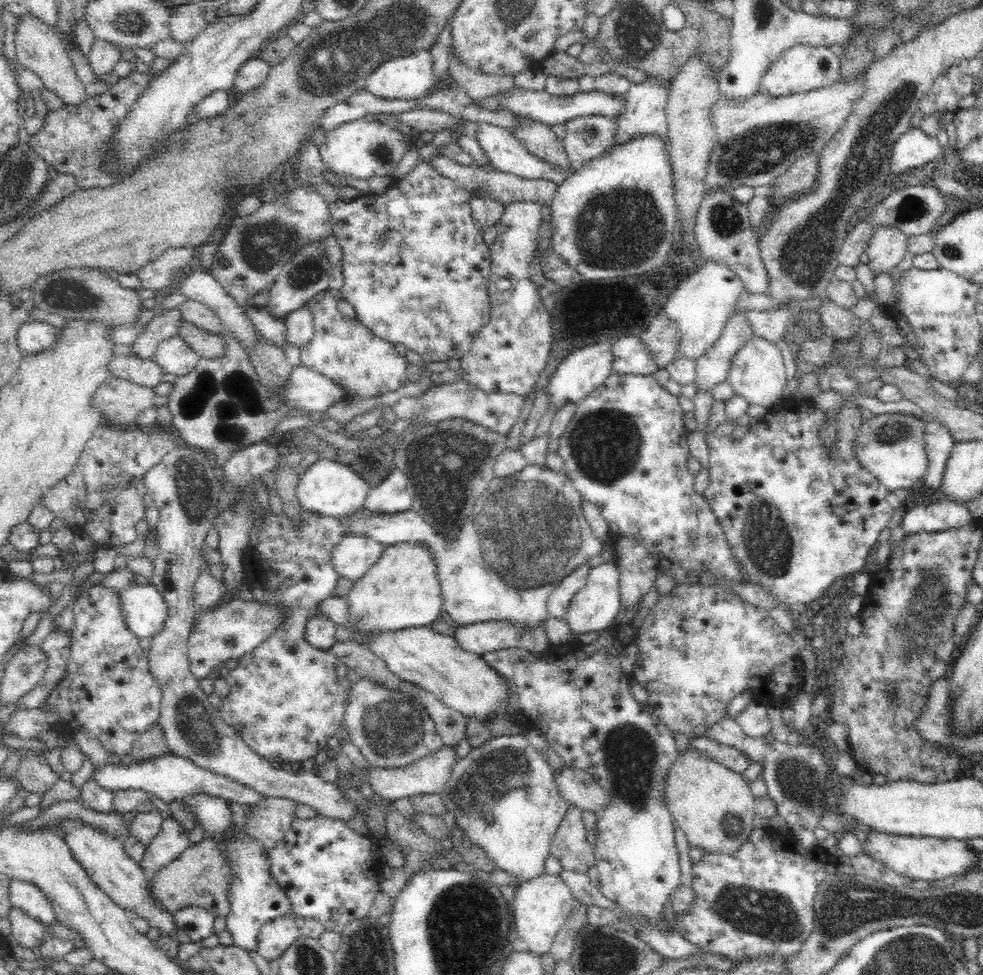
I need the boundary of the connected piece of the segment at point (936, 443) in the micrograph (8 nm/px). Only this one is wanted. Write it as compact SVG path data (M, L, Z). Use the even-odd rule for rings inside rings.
M925 420L923 445L928 457L928 468L922 476L923 486L932 490L939 488L954 444L955 440L946 426L936 420Z

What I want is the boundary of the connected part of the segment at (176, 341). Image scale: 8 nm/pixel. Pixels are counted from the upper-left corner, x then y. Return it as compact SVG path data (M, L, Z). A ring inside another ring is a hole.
M176 335L159 343L152 360L162 369L164 375L174 374L180 377L193 371L198 358L198 354Z

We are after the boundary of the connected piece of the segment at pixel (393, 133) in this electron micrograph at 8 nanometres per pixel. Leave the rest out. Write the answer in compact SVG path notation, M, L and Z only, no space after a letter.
M362 118L328 132L318 147L325 170L328 170L334 178L368 180L376 176L391 176L396 172L400 159L409 149L412 138L401 126L392 128L389 124L382 124L380 120L365 122Z

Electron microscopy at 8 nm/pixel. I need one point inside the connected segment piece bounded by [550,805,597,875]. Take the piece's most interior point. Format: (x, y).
(570, 847)

